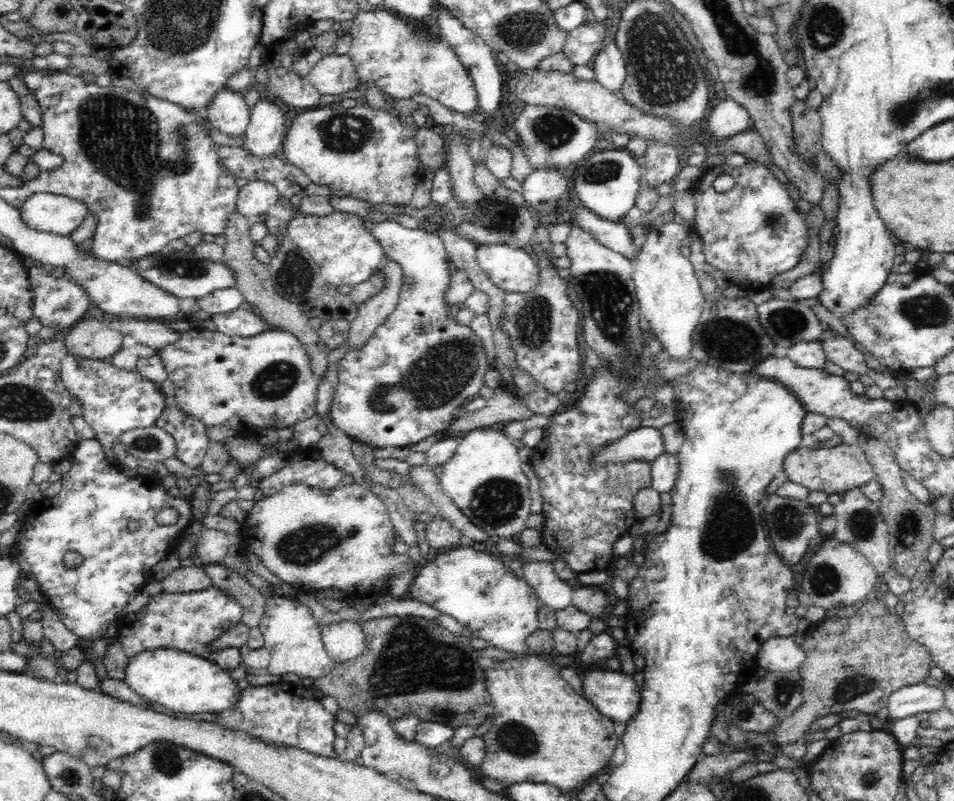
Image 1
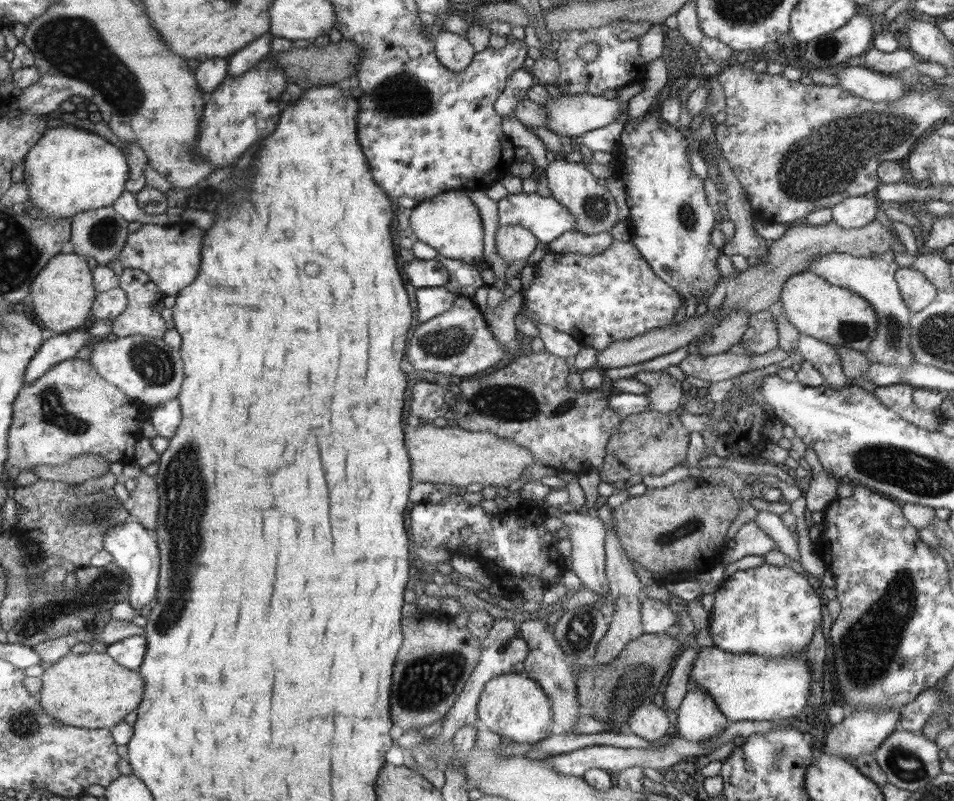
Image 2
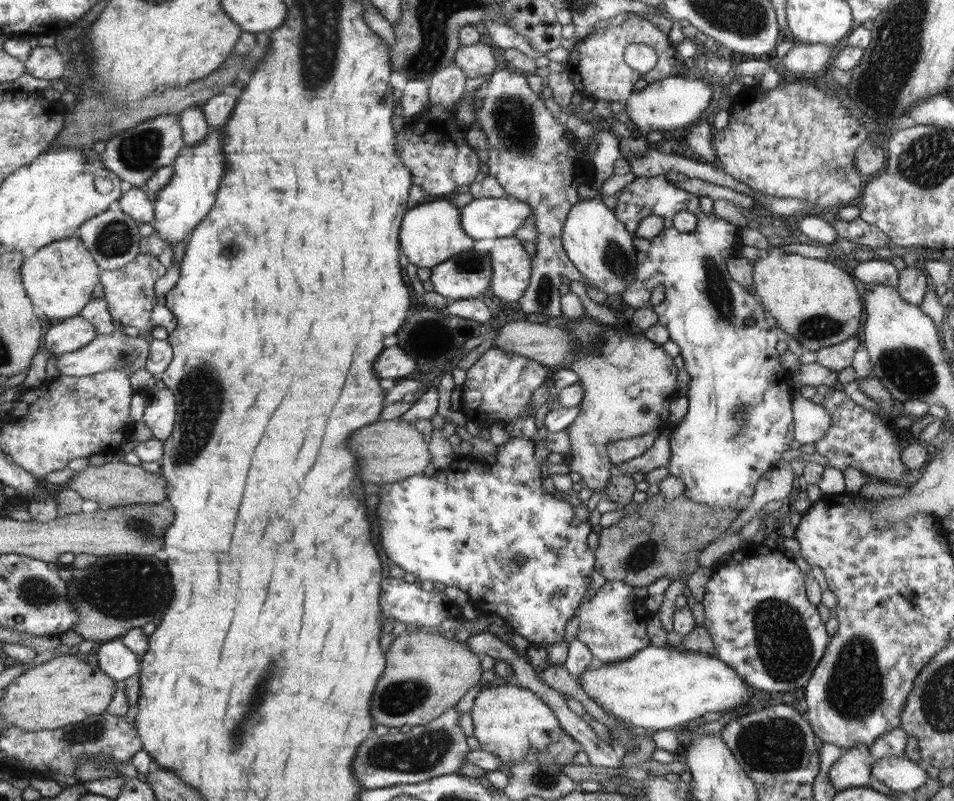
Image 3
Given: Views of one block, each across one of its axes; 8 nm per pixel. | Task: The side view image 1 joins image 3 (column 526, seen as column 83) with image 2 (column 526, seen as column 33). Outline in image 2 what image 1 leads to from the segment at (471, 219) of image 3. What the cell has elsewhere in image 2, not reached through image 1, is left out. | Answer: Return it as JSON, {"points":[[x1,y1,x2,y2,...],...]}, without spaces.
{"points":[[546,192,533,194,509,194,498,203,499,225,522,225,527,228,540,242,550,244,552,240,575,235,576,217,570,213,568,208,562,206]]}

